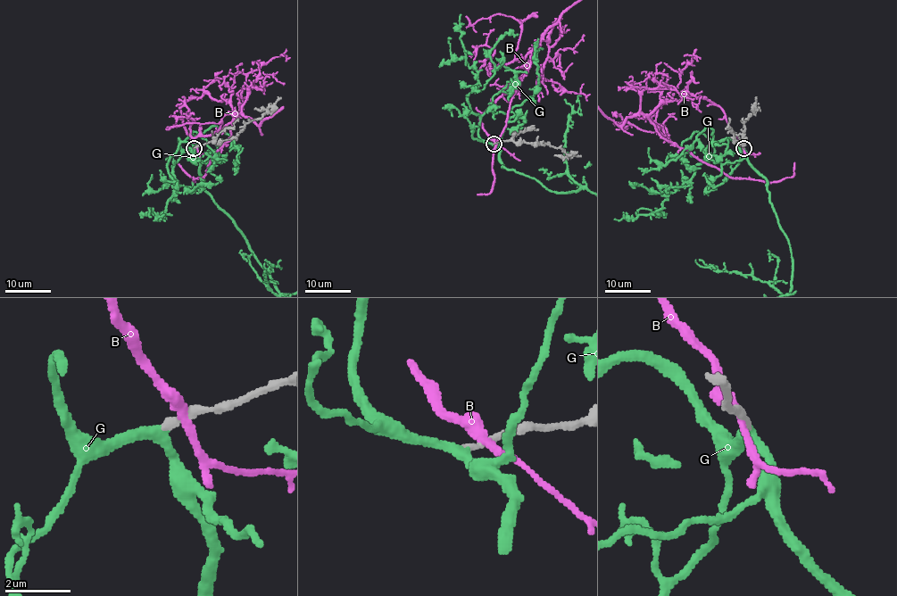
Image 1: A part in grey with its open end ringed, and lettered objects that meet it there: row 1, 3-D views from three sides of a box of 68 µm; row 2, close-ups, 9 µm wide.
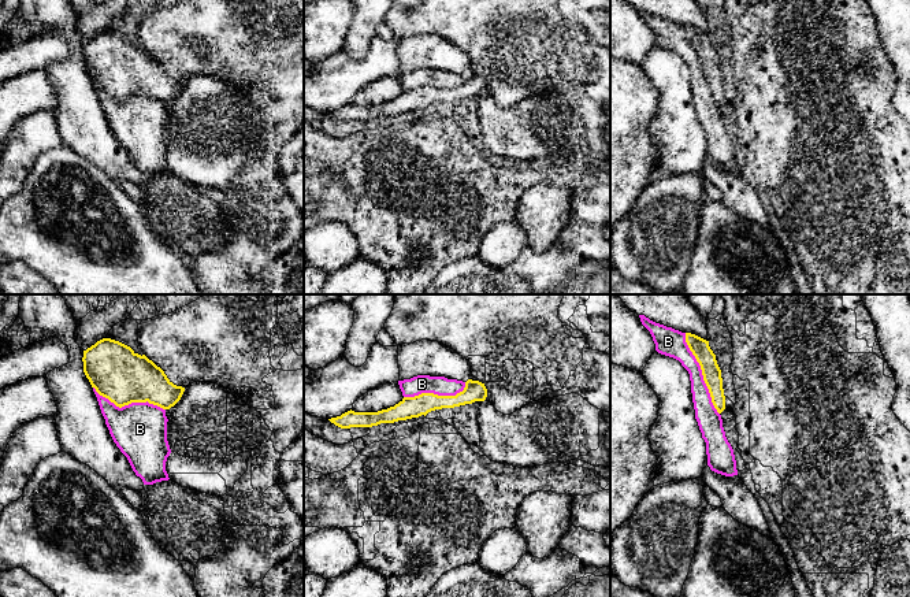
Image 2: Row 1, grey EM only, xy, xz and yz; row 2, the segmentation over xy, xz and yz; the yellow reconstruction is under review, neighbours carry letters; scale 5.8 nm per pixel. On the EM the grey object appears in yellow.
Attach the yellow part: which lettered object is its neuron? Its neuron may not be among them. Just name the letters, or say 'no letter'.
G

